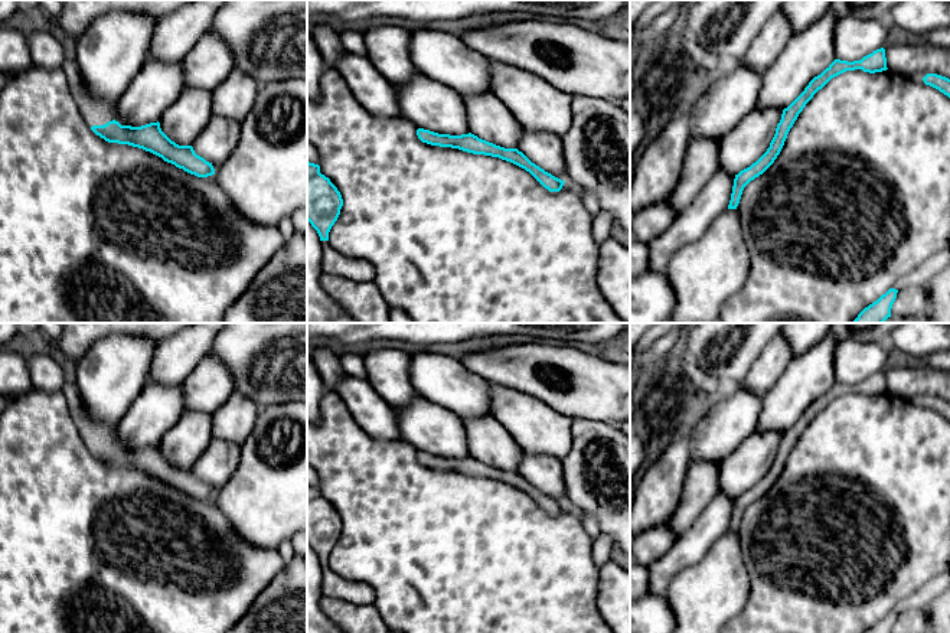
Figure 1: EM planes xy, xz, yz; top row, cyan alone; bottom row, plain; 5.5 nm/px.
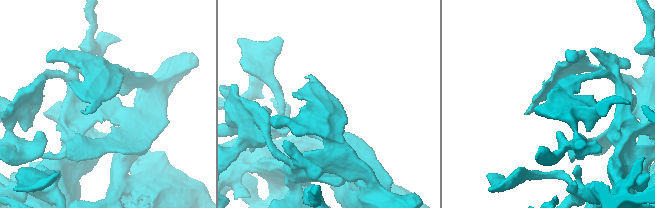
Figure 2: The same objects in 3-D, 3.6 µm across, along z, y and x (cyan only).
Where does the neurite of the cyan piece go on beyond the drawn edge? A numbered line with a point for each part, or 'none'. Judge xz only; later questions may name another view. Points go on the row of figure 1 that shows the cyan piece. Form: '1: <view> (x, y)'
none

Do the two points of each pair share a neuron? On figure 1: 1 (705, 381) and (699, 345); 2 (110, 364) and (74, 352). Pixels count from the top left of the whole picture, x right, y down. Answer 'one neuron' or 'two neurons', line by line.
1: two neurons
2: two neurons

